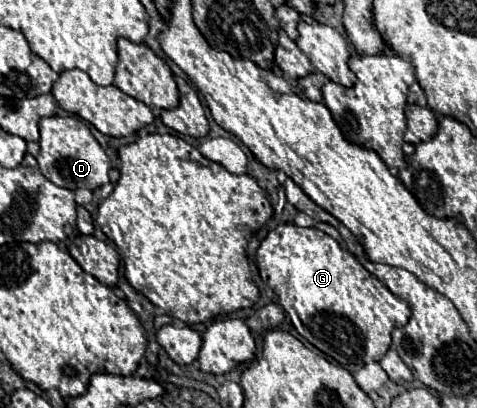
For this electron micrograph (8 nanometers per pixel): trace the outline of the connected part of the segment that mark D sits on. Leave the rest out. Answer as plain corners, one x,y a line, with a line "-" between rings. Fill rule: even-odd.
53,115
47,119
39,121
39,169
41,173
45,173
45,177
49,177
49,181
53,181
55,185
61,185
65,189
97,189
105,183
109,183
109,167
111,161
105,155
105,151
101,149
99,141
91,135
87,123
79,117
73,115

